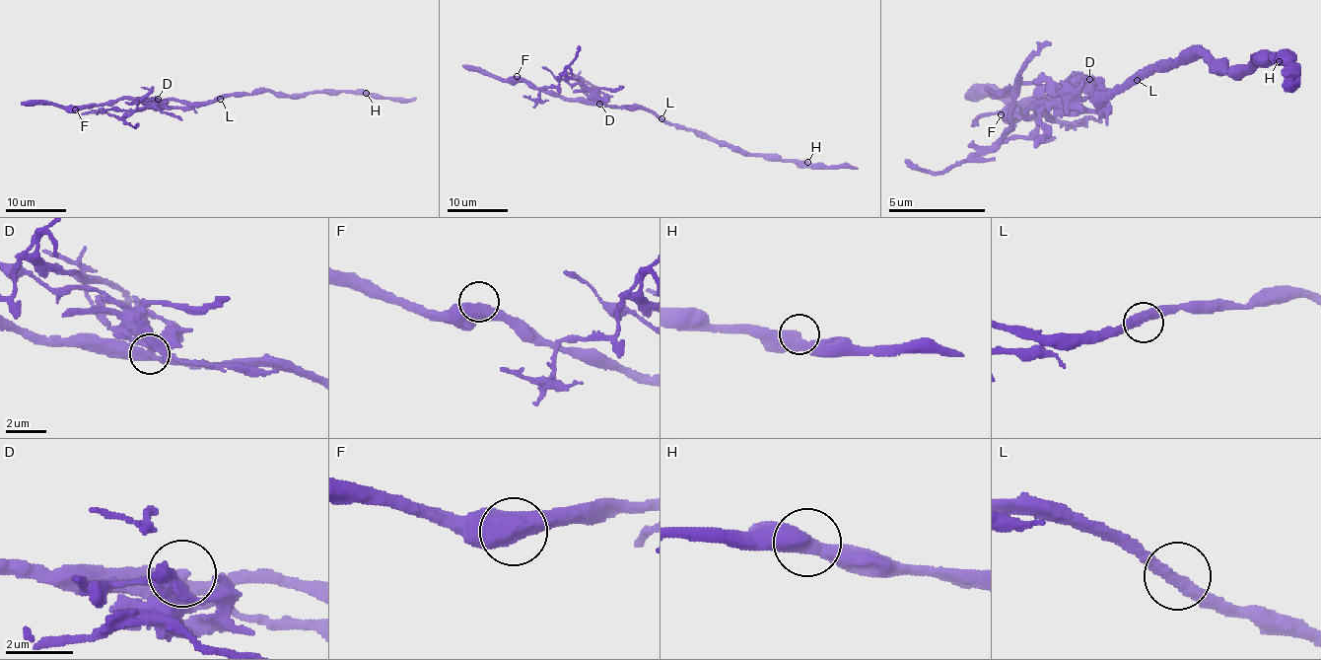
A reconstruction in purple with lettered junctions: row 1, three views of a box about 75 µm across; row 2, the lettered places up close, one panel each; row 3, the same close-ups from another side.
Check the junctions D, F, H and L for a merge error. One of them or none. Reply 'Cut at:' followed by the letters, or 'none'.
Cut at: D

